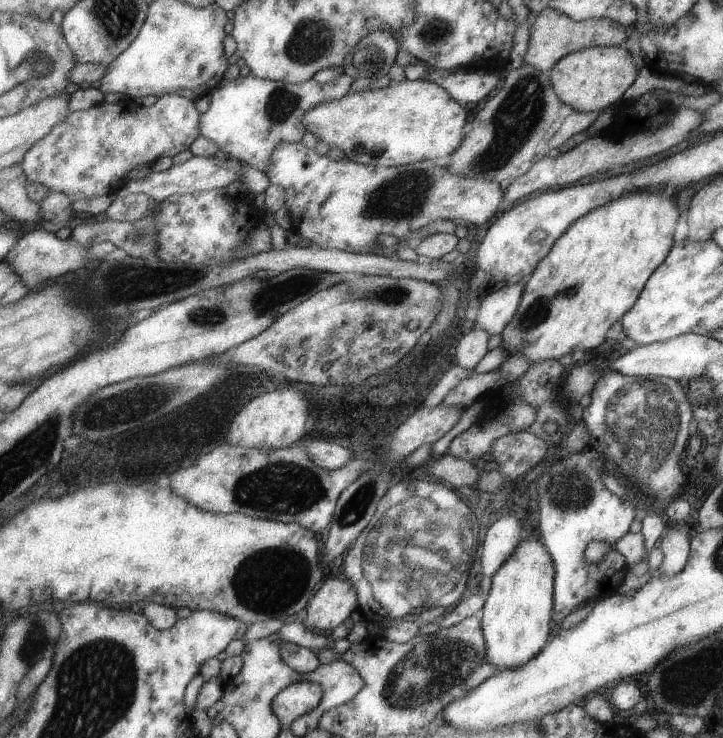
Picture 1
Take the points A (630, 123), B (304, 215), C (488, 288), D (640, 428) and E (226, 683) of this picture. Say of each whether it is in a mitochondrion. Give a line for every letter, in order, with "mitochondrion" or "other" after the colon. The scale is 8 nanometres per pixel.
A: other
B: other
C: other
D: mitochondrion
E: other

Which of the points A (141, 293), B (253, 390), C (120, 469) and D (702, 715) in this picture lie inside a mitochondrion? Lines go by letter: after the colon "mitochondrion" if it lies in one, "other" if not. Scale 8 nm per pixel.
A: other
B: other
C: other
D: other

